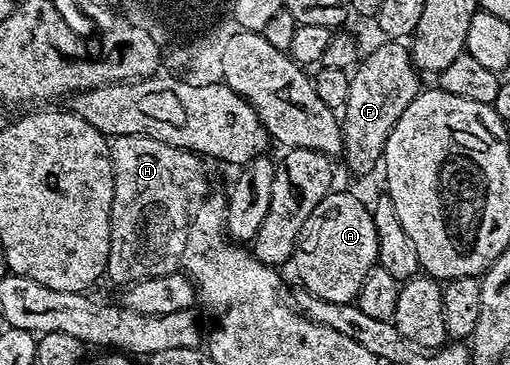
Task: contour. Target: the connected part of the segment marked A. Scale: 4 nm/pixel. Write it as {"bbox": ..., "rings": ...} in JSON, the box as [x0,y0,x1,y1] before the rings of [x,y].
{"bbox":[292,192,377,303],"rings":[[[330,192],[315,205],[314,211],[303,220],[297,242],[294,245],[292,265],[297,265],[297,274],[301,277],[300,285],[316,297],[325,301],[352,303],[357,297],[359,288],[377,263],[377,240],[373,211],[364,206],[353,194],[337,194]]]}

